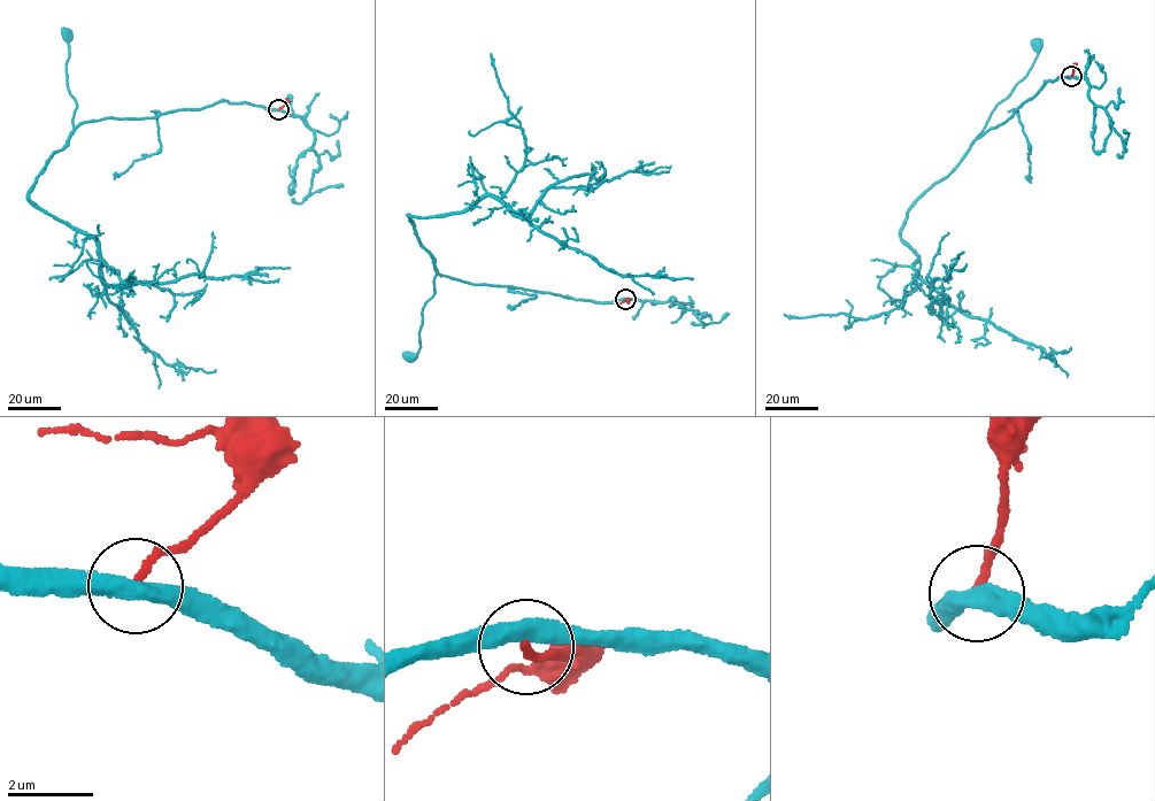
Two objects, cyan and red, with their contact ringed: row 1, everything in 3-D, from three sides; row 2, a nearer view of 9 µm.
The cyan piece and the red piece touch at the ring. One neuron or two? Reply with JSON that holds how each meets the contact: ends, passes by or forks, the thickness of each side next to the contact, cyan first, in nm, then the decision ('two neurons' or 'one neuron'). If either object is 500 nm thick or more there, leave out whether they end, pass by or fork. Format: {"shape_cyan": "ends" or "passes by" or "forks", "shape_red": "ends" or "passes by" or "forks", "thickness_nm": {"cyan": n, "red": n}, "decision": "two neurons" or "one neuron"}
{"shape_cyan": "passes by", "shape_red": "ends", "thickness_nm": {"cyan": 400, "red": 190}, "decision": "two neurons"}

